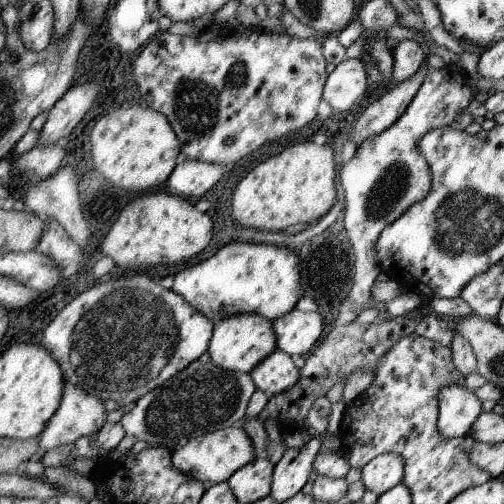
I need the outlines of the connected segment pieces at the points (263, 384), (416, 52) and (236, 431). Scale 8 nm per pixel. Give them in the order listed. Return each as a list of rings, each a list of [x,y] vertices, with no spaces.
[[[277,348],[258,366],[254,366],[254,370],[249,375],[255,387],[270,398],[296,386],[296,382],[300,380],[300,368],[294,364],[288,353]]]
[[[405,39],[397,42],[397,46],[392,50],[394,59],[394,70],[392,80],[402,82],[412,78],[418,68],[427,62],[426,54],[418,42],[413,39]]]
[[[237,425],[189,440],[182,448],[174,451],[172,464],[178,472],[182,472],[188,478],[216,484],[227,482],[234,472],[238,472],[240,468],[246,466],[256,456],[256,450],[254,450],[250,436],[246,434],[242,426]]]

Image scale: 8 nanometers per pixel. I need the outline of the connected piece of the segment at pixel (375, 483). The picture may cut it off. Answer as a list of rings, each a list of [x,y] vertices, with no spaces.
[[[381,454],[370,460],[361,470],[361,481],[365,488],[377,495],[383,495],[403,482],[405,462],[398,454]]]

